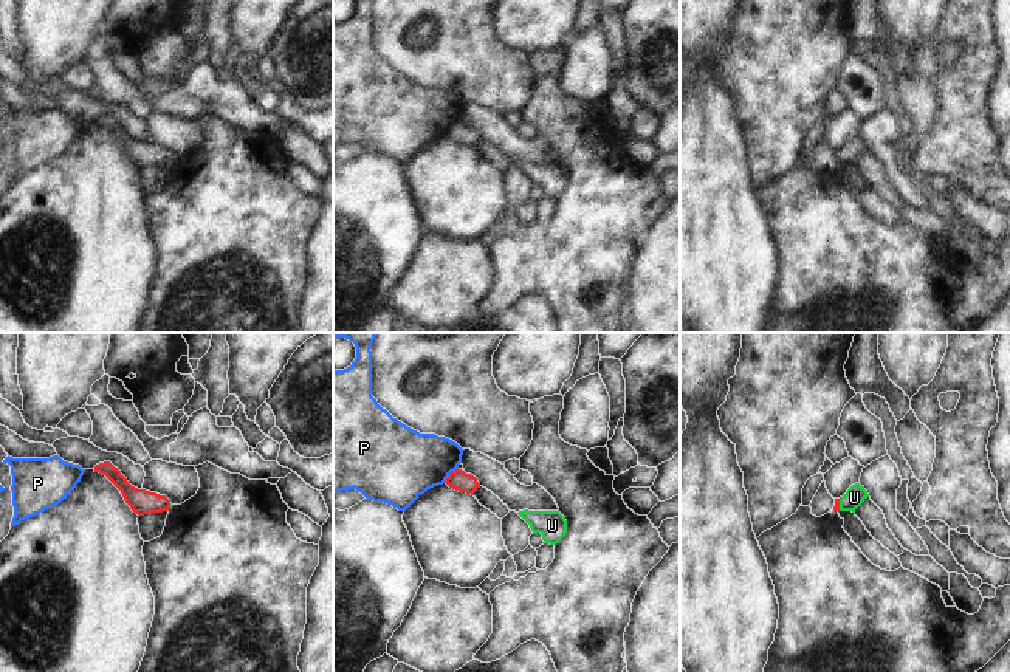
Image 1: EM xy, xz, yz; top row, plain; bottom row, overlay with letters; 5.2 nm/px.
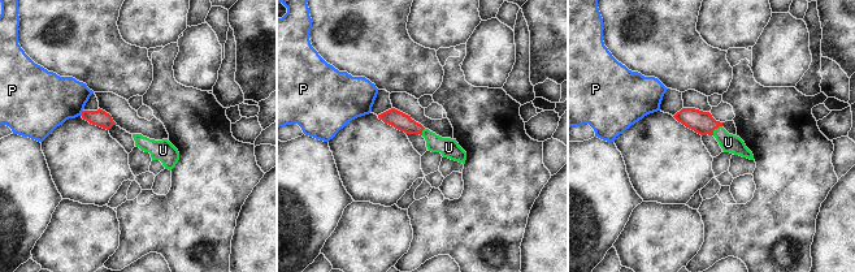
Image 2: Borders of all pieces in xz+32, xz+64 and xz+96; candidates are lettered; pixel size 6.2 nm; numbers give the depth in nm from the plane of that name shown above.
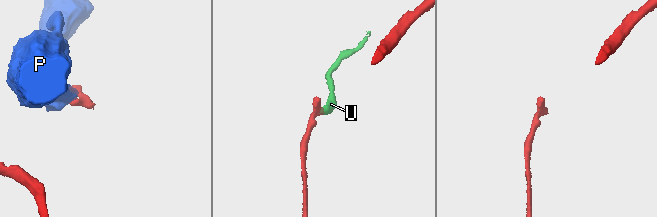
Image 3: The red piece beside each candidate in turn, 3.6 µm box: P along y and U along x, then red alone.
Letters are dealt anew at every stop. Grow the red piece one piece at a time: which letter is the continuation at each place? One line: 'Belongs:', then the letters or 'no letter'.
Belongs: U

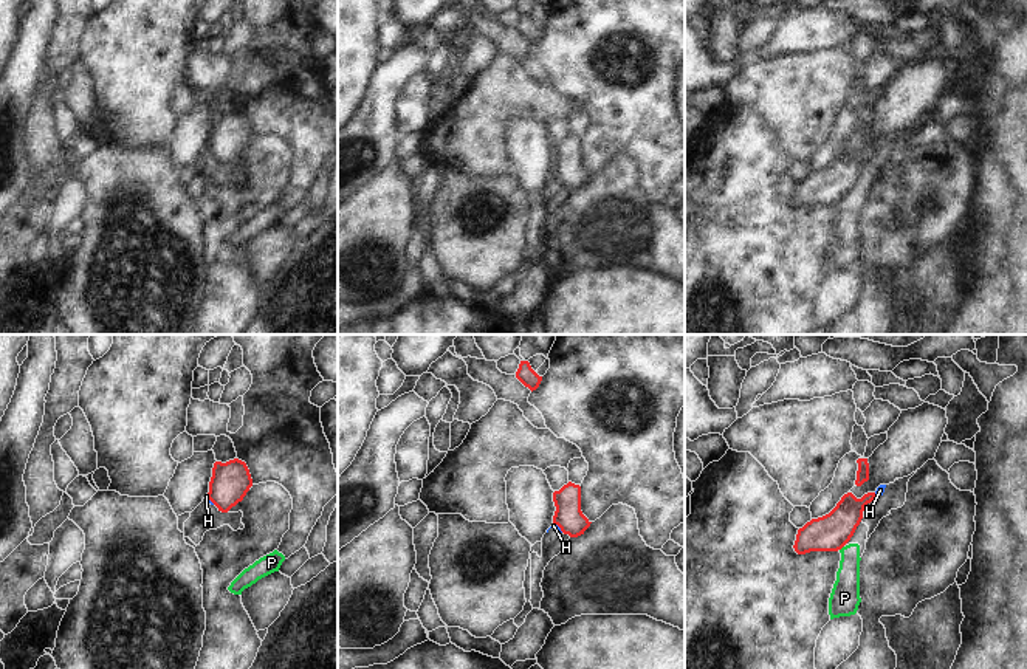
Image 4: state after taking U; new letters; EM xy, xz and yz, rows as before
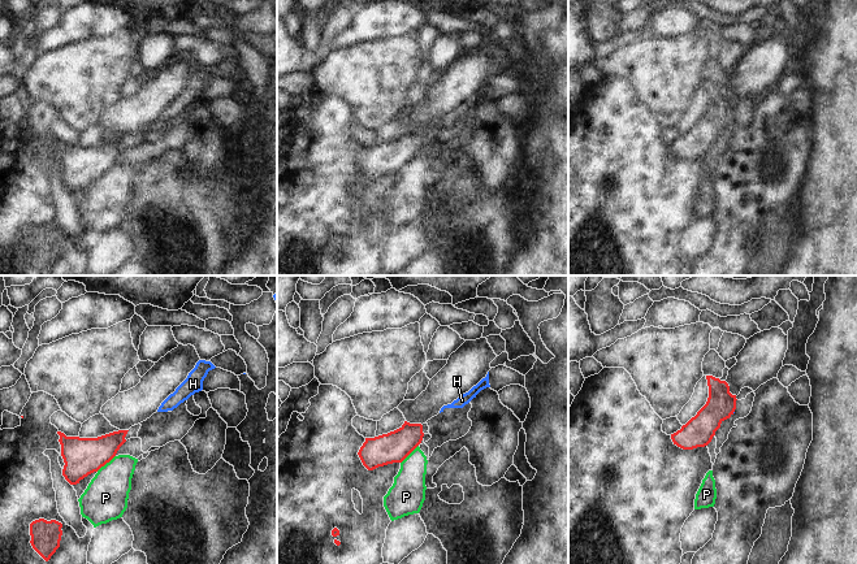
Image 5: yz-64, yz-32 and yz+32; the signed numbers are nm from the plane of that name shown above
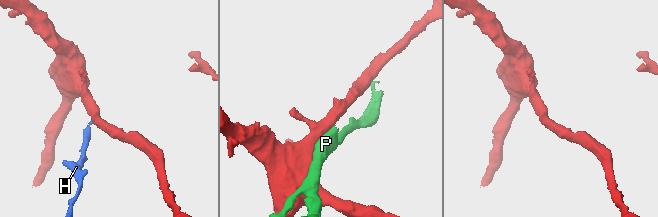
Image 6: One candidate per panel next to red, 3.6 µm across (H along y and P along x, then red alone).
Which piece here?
Belongs: no letter

